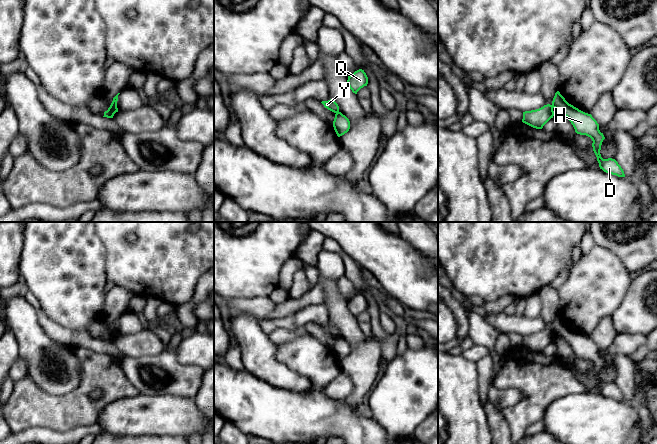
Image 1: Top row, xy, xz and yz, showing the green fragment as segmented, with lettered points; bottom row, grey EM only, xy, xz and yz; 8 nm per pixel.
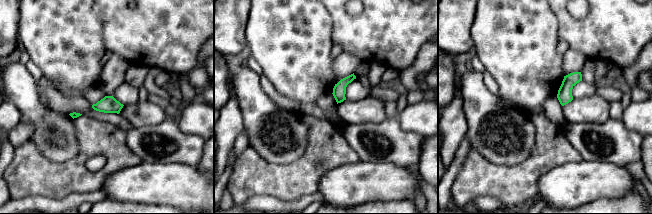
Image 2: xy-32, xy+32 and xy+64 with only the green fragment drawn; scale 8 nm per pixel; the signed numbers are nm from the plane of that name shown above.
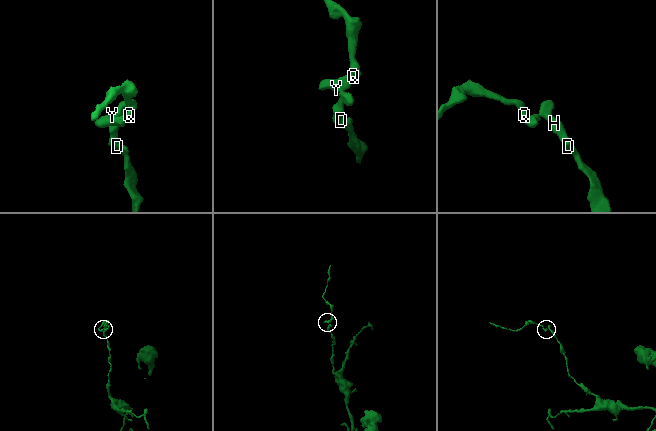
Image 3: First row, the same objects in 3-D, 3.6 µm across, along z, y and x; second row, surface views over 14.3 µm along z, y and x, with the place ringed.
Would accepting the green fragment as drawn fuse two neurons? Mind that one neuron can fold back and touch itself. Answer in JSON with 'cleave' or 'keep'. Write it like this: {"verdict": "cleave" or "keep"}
{"verdict": "cleave"}

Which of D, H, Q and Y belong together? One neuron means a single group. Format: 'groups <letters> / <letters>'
groups D H / Q Y

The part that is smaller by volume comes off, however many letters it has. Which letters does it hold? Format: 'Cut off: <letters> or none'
Cut off: Q, Y

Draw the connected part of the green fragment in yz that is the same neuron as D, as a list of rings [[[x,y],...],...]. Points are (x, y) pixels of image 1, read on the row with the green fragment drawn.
[[[559,91],[555,93],[552,107],[562,112],[569,119],[577,134],[586,135],[592,139],[593,151],[597,157],[600,169],[608,174],[625,177],[623,169],[615,159],[603,159],[601,157],[601,145],[605,137],[600,132],[599,124],[591,114],[585,113],[569,104]]]

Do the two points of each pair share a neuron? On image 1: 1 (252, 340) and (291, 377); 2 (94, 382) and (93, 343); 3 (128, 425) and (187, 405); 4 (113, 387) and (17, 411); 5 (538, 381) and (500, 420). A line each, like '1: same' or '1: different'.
1: same
2: different
3: same
4: same
5: different

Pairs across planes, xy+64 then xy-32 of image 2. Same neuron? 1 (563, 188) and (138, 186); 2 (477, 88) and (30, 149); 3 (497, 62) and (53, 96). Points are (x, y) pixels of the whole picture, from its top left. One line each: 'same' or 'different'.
1: same
2: different
3: different

